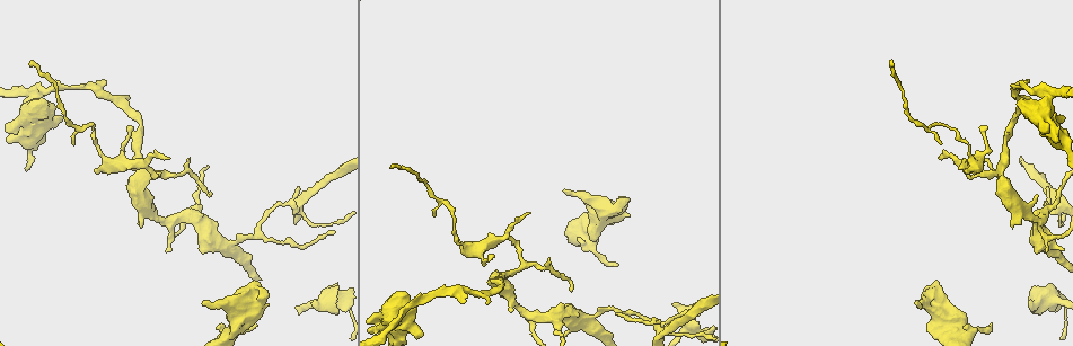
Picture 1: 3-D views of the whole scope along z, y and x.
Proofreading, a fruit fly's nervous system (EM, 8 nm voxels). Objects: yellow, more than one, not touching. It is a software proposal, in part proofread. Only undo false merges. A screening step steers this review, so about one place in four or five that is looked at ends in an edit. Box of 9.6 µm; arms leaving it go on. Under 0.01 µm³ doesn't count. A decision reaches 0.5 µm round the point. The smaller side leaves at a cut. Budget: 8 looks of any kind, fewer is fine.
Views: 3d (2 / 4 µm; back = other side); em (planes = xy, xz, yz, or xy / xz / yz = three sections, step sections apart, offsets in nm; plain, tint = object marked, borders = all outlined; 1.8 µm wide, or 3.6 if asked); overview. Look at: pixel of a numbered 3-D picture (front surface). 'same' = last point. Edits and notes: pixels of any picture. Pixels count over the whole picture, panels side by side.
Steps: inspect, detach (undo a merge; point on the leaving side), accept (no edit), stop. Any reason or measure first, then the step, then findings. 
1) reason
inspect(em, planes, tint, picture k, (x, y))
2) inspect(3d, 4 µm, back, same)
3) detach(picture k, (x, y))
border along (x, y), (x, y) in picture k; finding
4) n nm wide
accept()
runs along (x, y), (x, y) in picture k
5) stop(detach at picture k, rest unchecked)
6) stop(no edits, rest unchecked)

branch point
inspect(3d, 2 µm, back, picture 1, (1055, 302))

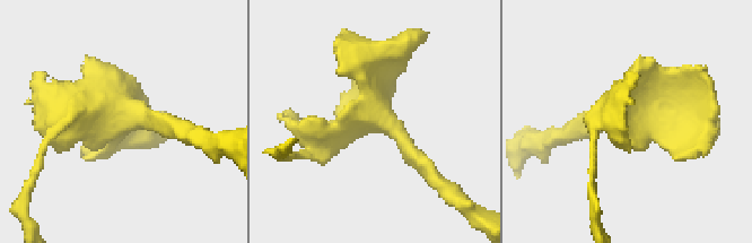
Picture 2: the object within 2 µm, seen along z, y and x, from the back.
now the EM
inspect(em, xz, step 16, tint, picture 2, (122, 110))

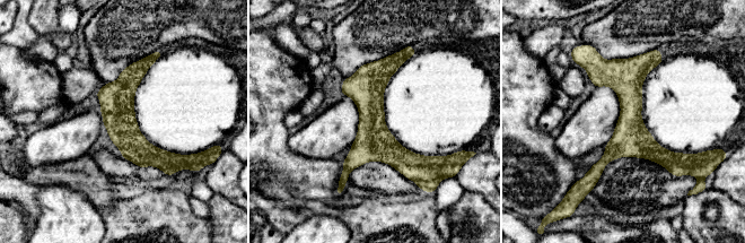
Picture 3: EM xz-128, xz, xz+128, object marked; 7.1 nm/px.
another direction
inspect(em, planes, tint, same)

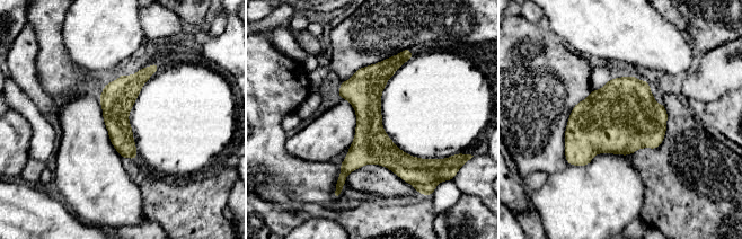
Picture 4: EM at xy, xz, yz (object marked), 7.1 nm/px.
accept()
runs along (396, 59), (342, 182) in picture 4; continuous, no second neuron

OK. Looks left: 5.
sharp bend
inspect(3d, 4 µm, picture 1, (660, 329))

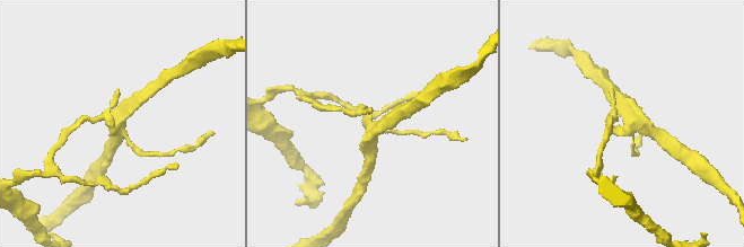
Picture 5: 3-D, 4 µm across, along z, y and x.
need the tissue
inspect(em, planes, tint, picture 5, (120, 123))

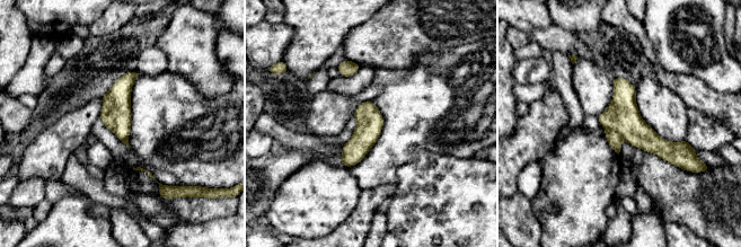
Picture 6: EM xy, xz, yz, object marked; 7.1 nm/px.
detach(picture 6, (623, 115))
the part that leaves runs along (615, 82), (653, 143), (687, 148) in picture 6; two neurons meet here

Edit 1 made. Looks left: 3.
redraw
inspect(overview)

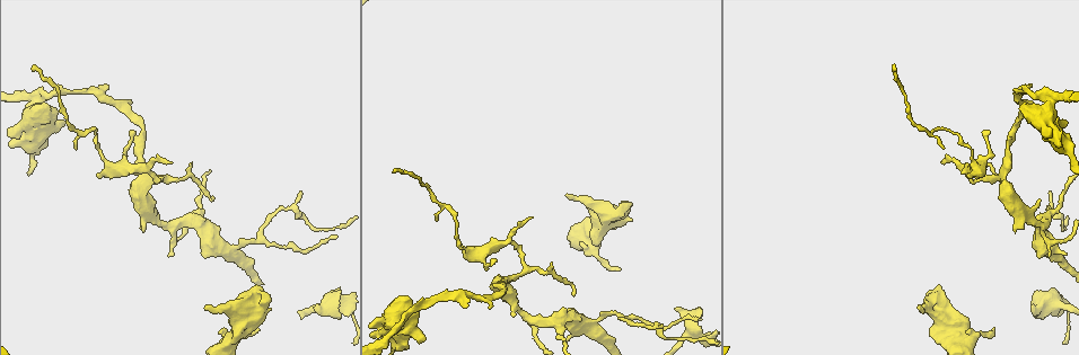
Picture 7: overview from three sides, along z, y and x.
calibre changes
inspect(em, 3.6 µm, planes, tint, picture 7, (1050, 124))

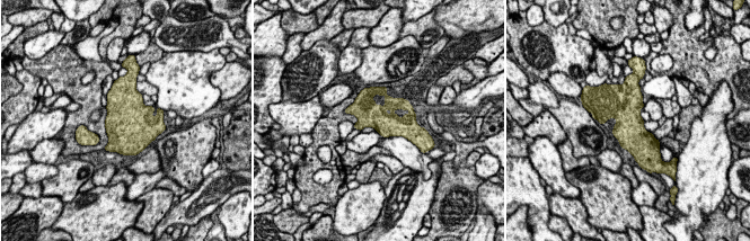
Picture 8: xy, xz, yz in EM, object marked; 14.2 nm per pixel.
accept()
one neuron here

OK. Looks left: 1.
stop(detach at picture 6, rest unchecked)

